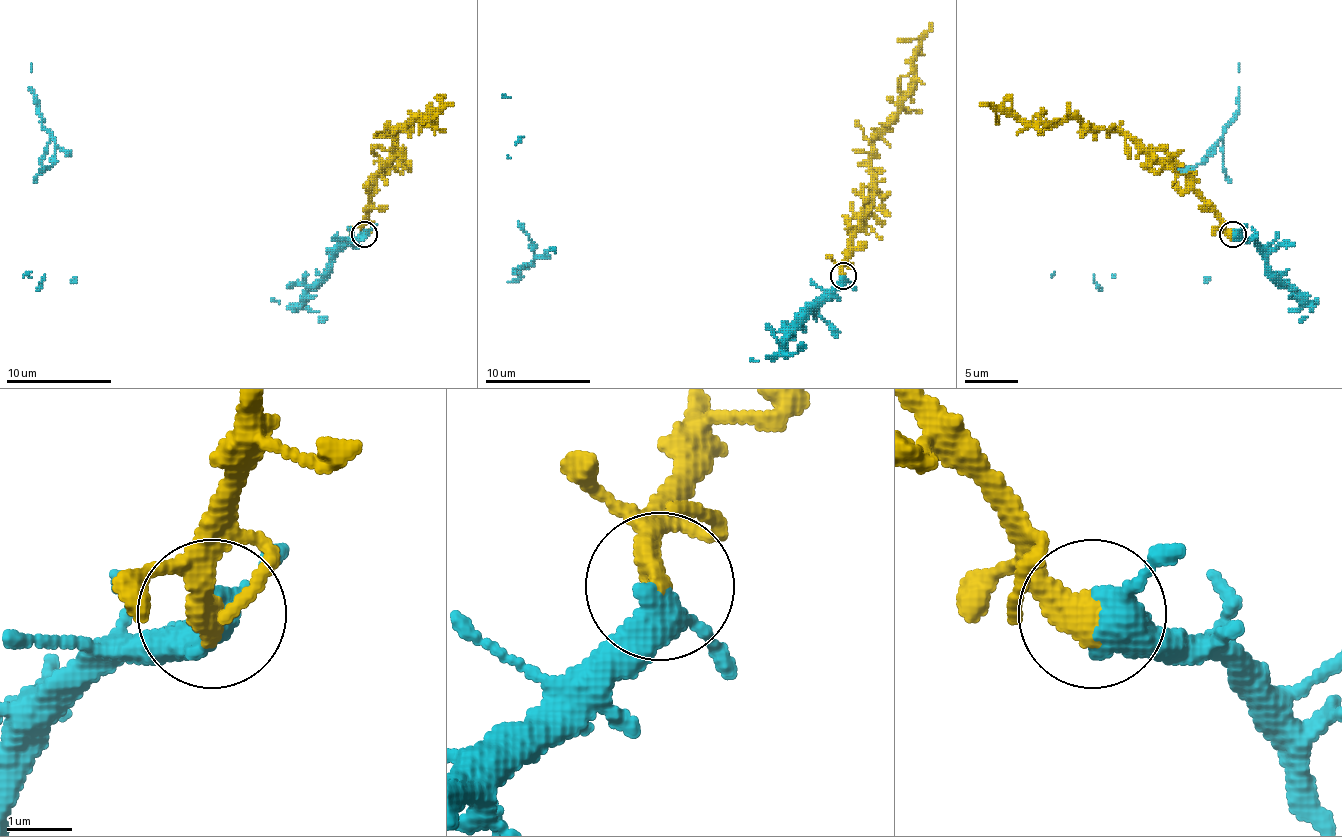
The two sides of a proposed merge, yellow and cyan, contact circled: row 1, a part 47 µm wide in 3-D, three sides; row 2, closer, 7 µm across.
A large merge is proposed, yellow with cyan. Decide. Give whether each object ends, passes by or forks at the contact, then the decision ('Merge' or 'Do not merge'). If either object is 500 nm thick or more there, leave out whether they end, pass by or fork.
At the ring yellow ends. At the ring cyan passes by. Merge

